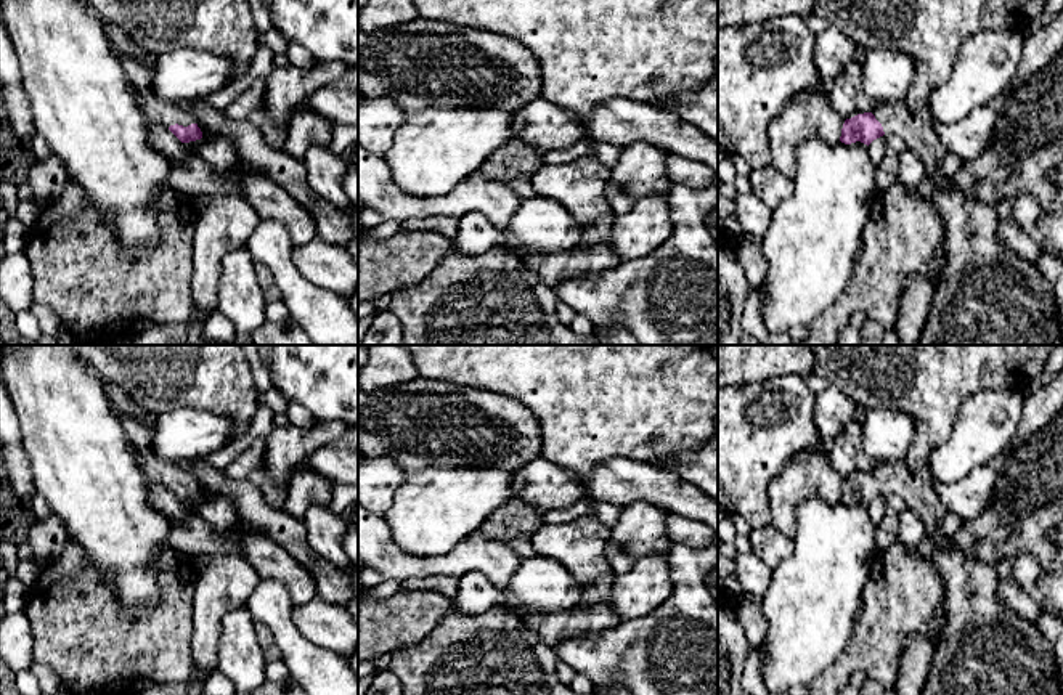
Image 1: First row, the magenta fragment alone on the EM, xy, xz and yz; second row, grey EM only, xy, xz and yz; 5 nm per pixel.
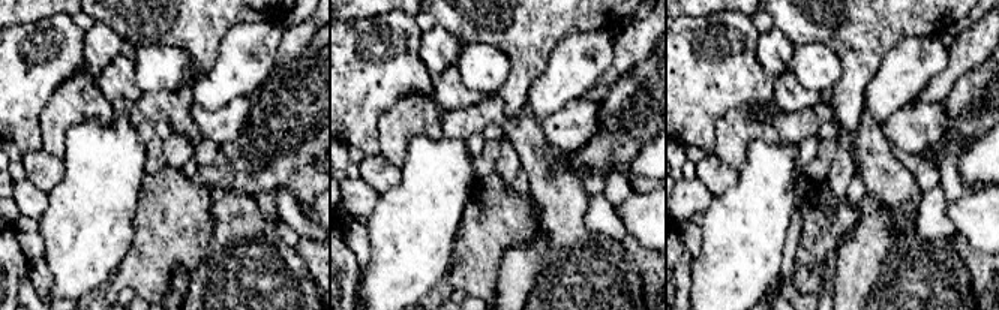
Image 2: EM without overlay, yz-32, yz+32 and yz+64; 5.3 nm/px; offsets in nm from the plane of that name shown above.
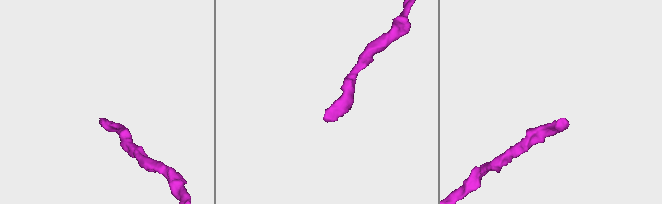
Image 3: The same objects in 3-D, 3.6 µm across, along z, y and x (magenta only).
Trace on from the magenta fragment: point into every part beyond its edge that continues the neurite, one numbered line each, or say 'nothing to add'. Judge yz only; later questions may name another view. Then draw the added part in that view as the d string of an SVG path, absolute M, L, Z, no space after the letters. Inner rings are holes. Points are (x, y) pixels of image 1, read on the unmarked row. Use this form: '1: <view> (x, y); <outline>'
1: yz (988, 649); M902 459L878 462L872 473L885 494L899 496L906 509L923 520L933 543L931 559L946 586L946 631L935 650L922 695L1063 695L1050 642L1034 623L999 600L999 576L994 567L952 551L951 538L939 531L939 520L949 510L938 496L928 464L914 473Z

